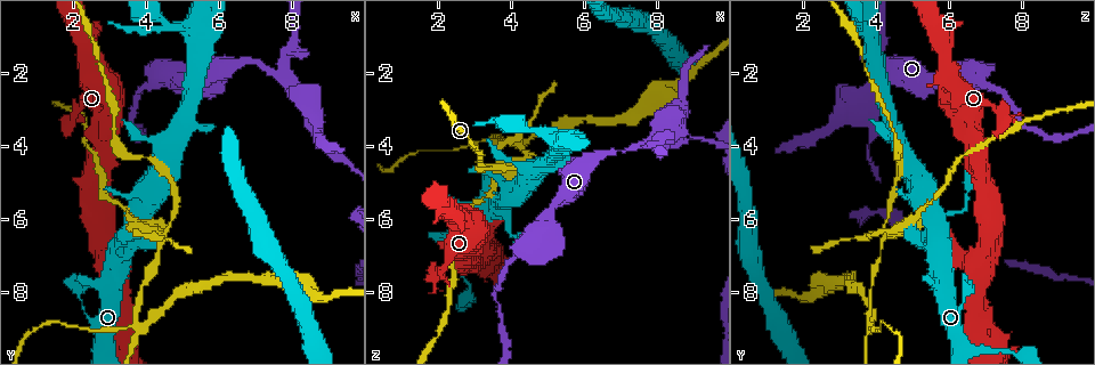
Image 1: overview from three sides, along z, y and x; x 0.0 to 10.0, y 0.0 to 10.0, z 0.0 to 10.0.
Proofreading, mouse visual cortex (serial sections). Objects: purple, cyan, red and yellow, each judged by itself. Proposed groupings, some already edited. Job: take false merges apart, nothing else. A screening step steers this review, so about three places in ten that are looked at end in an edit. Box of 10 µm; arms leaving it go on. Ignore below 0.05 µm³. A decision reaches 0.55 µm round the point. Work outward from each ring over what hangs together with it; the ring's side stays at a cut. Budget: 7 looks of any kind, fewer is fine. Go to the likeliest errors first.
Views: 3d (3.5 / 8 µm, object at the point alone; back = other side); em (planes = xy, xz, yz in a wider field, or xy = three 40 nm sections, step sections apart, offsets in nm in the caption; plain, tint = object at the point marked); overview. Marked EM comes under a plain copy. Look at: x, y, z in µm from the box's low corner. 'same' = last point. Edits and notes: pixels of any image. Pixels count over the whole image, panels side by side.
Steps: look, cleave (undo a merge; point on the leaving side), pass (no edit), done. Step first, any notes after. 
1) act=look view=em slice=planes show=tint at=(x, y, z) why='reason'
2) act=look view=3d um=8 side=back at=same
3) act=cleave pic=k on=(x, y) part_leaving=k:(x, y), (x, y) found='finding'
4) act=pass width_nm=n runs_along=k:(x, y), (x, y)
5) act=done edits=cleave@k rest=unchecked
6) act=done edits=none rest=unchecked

act=look view=em slice=xy step=2 show=tint at=(4.55, 6.40, 4.30)

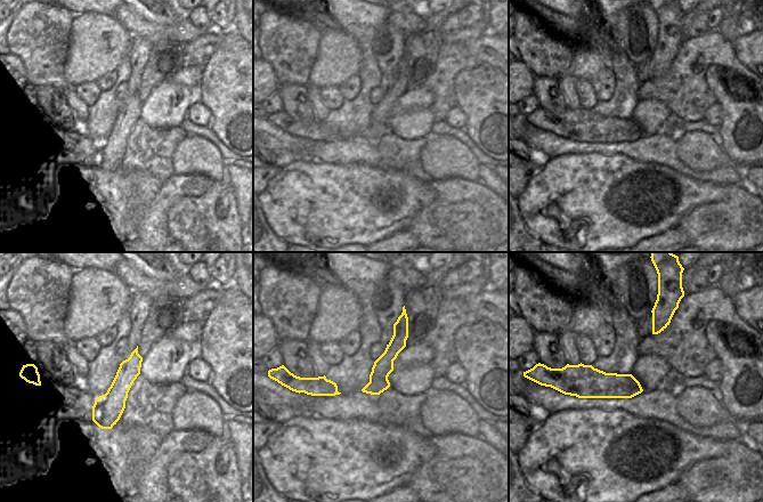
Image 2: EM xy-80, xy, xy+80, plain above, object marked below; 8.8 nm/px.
act=look view=3d um=3.5 at=same why='wider look'

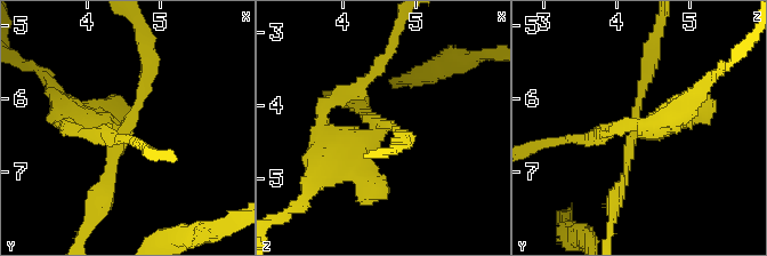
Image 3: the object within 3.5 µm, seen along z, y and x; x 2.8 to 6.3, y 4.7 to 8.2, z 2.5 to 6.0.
act=cleave pic=3 on=(336, 134) part_leaving=3:(374, 134), (322, 168), (305, 198) found='a second cell is stuck on'

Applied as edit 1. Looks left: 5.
act=look view=overview why='redraw'

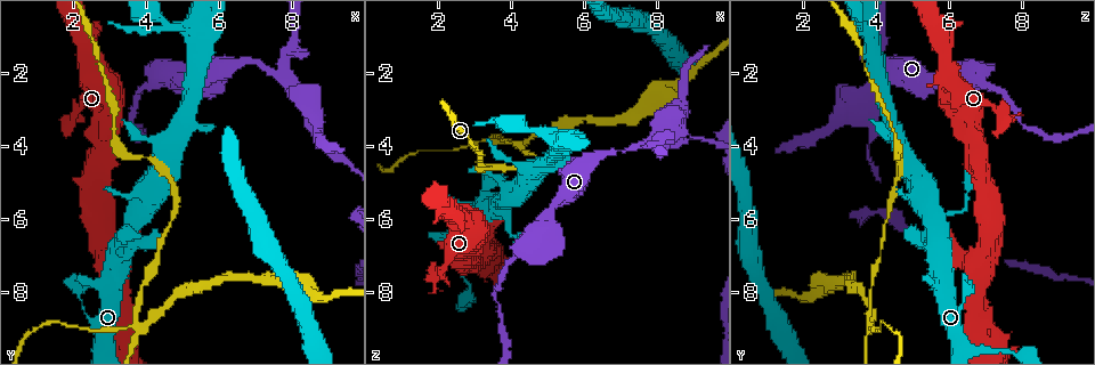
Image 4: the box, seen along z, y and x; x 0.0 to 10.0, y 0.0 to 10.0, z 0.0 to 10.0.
act=look view=3d um=8 at=(3.65, 8.95, 3.80) why='four-way junction'

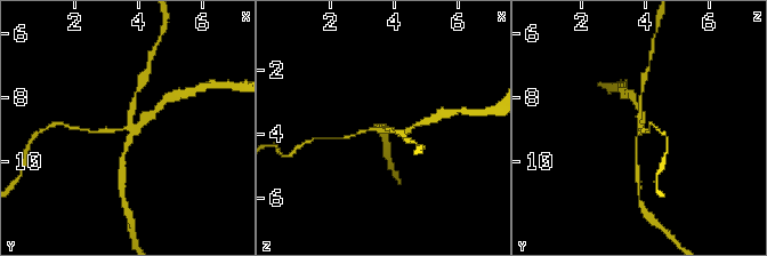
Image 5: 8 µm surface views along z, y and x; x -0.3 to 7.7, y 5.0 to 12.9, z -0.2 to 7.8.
act=look view=em slice=xy step=5 show=tint at=same arms=4 arm_widths_nm=150,150,150,150

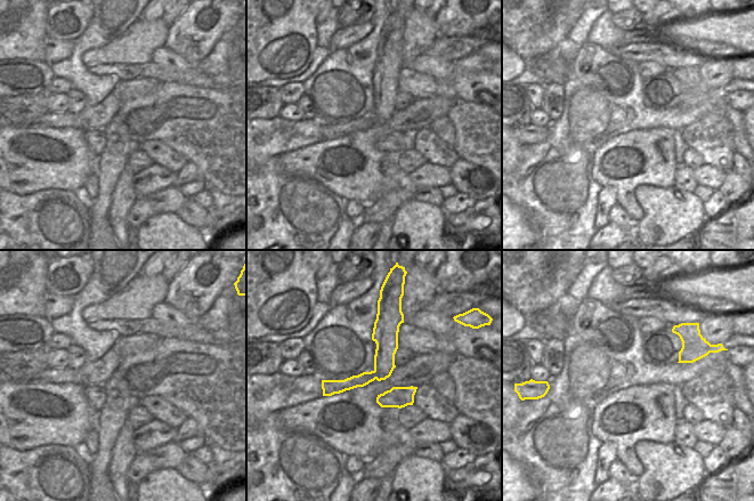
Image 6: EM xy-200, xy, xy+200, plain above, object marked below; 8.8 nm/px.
act=cleave pic=5 on=(152, 116) part_leaving=5:(134, 128), (167, 98) found='two cells meet here'

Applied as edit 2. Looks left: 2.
act=done edits=cleave@3,cleave@5 rest=unchecked

